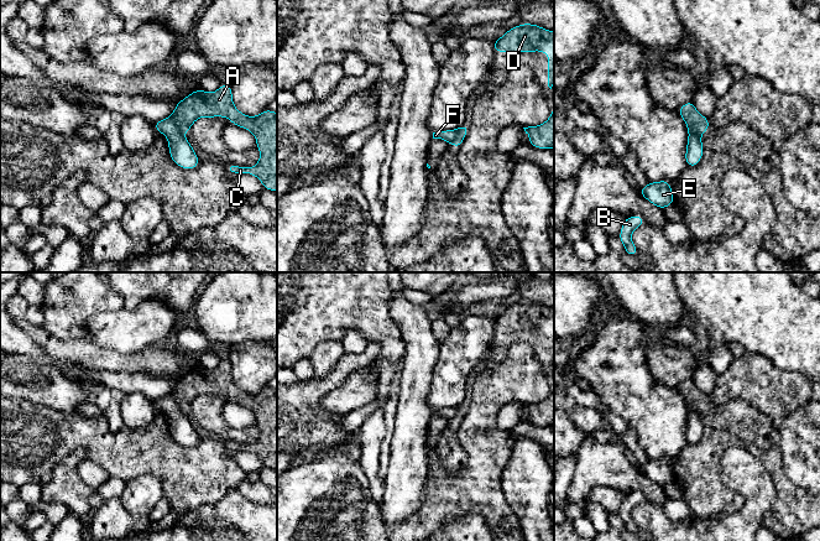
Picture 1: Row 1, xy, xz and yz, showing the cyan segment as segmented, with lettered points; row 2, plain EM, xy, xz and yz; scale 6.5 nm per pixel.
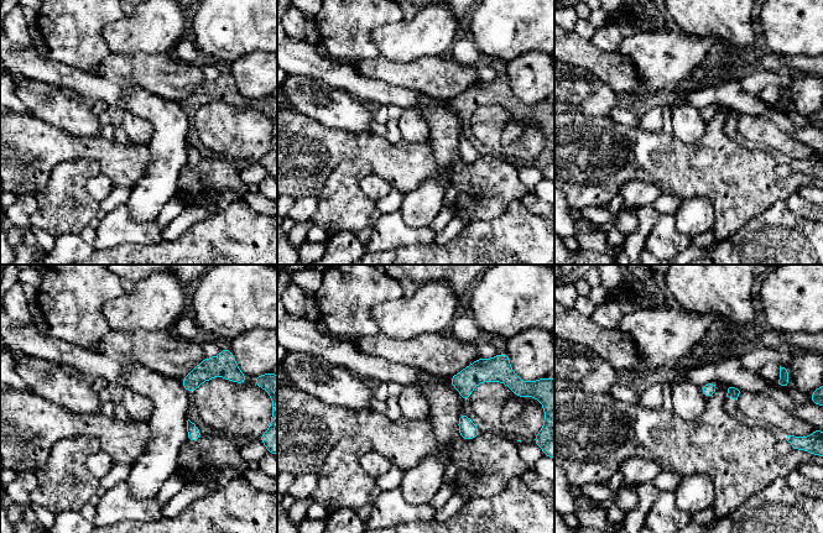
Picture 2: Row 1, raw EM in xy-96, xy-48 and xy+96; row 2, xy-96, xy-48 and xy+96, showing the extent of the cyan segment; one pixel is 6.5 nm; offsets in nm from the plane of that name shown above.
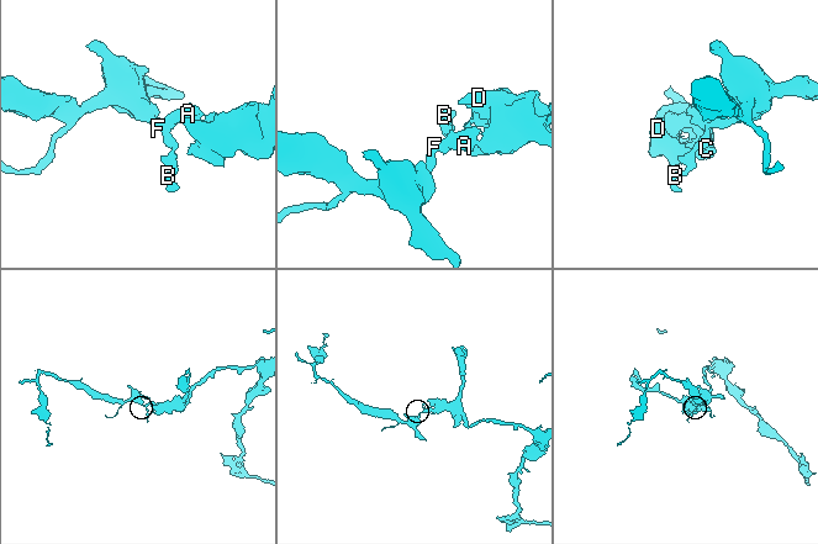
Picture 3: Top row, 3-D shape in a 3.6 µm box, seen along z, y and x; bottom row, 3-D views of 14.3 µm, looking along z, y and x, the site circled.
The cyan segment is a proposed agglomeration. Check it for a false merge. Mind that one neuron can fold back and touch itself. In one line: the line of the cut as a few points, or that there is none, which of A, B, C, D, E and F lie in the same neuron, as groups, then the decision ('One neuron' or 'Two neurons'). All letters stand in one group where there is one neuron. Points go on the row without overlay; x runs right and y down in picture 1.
Split along xy (170, 395), (182, 414). Groups: A C D / B E F. Two neurons

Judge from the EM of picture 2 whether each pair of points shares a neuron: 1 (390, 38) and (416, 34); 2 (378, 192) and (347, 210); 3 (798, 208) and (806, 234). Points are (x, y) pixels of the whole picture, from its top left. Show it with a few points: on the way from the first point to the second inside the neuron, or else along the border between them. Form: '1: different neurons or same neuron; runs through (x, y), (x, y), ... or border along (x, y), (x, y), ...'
1: same neuron; runs through (396, 38), (410, 38)
2: different neurons; border along (369, 173), (360, 179), (359, 188), (374, 202)
3: different neurons; border along (785, 200), (791, 210), (810, 219)

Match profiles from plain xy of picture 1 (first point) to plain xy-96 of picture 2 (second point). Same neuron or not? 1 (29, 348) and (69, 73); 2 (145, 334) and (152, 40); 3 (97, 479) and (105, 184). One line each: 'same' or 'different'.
1: same
2: same
3: same

